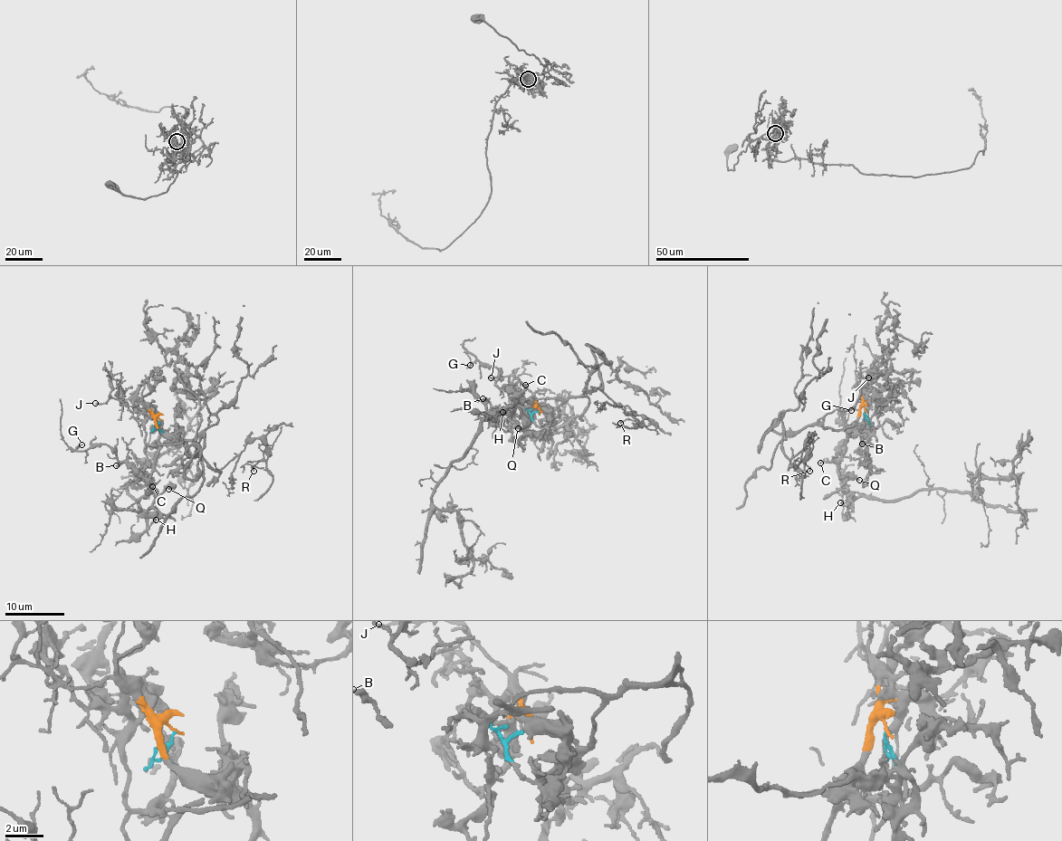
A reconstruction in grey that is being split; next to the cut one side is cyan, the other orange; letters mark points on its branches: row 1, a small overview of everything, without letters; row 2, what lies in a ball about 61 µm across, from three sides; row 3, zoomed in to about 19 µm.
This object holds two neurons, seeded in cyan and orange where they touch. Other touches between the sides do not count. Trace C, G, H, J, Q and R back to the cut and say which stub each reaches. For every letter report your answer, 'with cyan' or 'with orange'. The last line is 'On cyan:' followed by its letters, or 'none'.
C: with orange
G: with orange
H: with orange
J: with orange
Q: with orange
R: with cyan
On cyan: R

